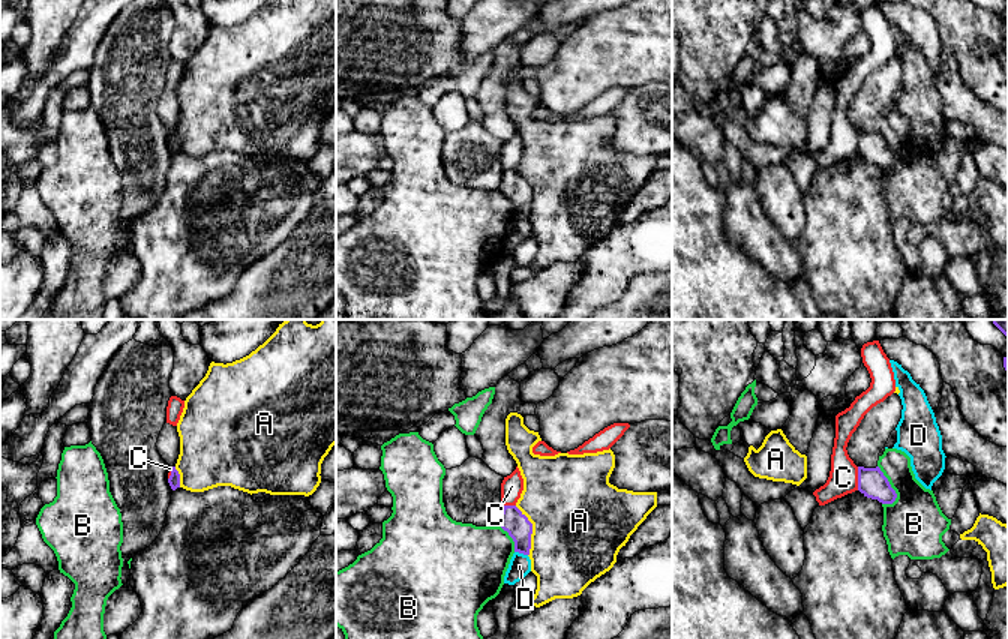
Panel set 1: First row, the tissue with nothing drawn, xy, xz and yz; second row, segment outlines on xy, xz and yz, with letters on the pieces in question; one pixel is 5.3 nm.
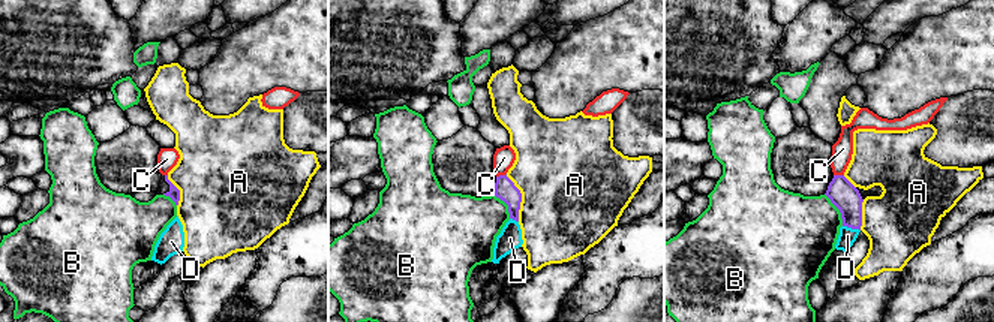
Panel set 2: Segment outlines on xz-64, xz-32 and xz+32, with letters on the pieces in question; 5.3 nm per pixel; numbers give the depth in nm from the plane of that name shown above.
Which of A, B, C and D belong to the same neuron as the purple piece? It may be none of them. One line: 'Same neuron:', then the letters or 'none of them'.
Same neuron: D

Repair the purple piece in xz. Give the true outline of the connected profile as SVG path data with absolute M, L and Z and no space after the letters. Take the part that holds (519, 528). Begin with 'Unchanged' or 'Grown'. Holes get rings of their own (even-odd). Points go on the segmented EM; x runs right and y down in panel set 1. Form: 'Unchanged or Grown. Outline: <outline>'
Grown. Outline: M504 506L500 526L514 542L514 554L504 576L504 584L514 585L531 572L531 534L532 524L516 506Z

